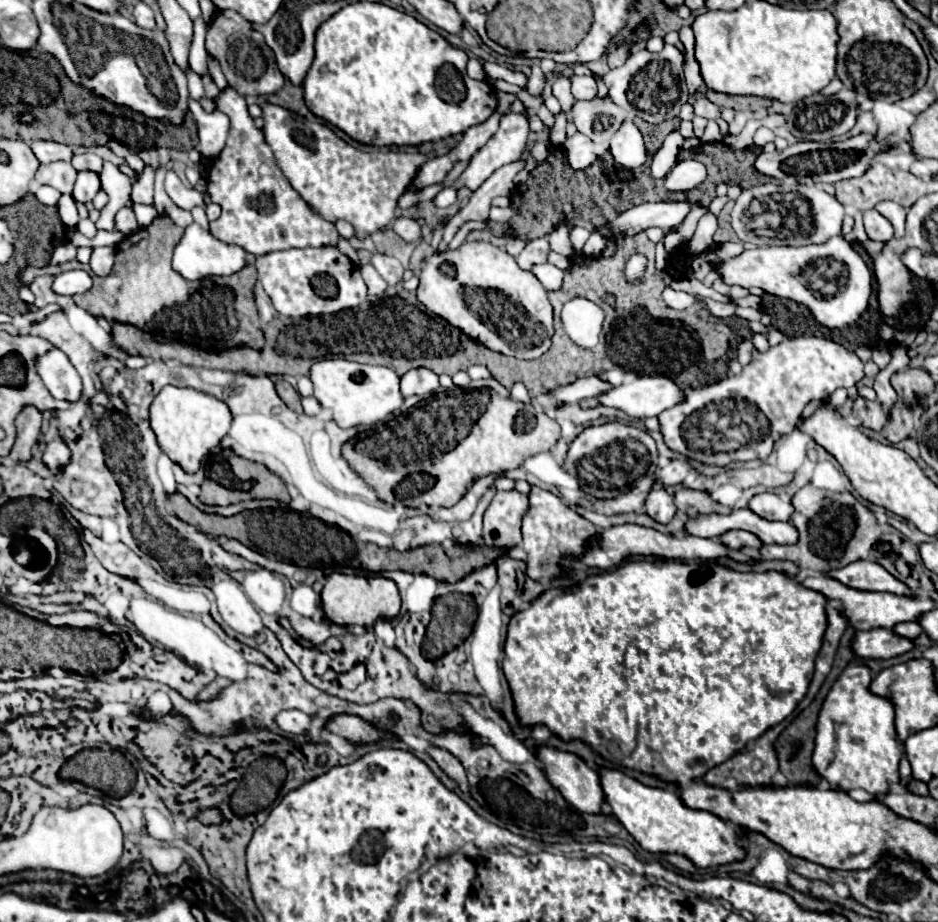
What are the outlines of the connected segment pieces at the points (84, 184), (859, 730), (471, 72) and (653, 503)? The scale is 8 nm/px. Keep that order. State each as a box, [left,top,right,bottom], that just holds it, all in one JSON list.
[[73,170,101,202],[813,662,903,794],[467,58,494,85],[647,488,677,524]]

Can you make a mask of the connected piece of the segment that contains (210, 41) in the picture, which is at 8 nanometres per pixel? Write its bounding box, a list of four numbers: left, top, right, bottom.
[205,10,285,96]

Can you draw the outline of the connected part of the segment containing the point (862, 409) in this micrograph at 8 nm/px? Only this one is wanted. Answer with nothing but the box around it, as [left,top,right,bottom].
[853,398,887,432]

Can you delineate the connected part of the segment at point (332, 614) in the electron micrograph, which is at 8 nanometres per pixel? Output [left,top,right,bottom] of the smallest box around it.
[321,572,401,626]

